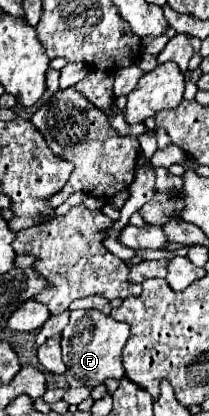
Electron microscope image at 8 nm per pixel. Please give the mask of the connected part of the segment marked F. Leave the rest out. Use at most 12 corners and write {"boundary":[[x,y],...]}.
{"boundary":[[75,310],[61,332],[67,384],[125,376],[129,326]]}

